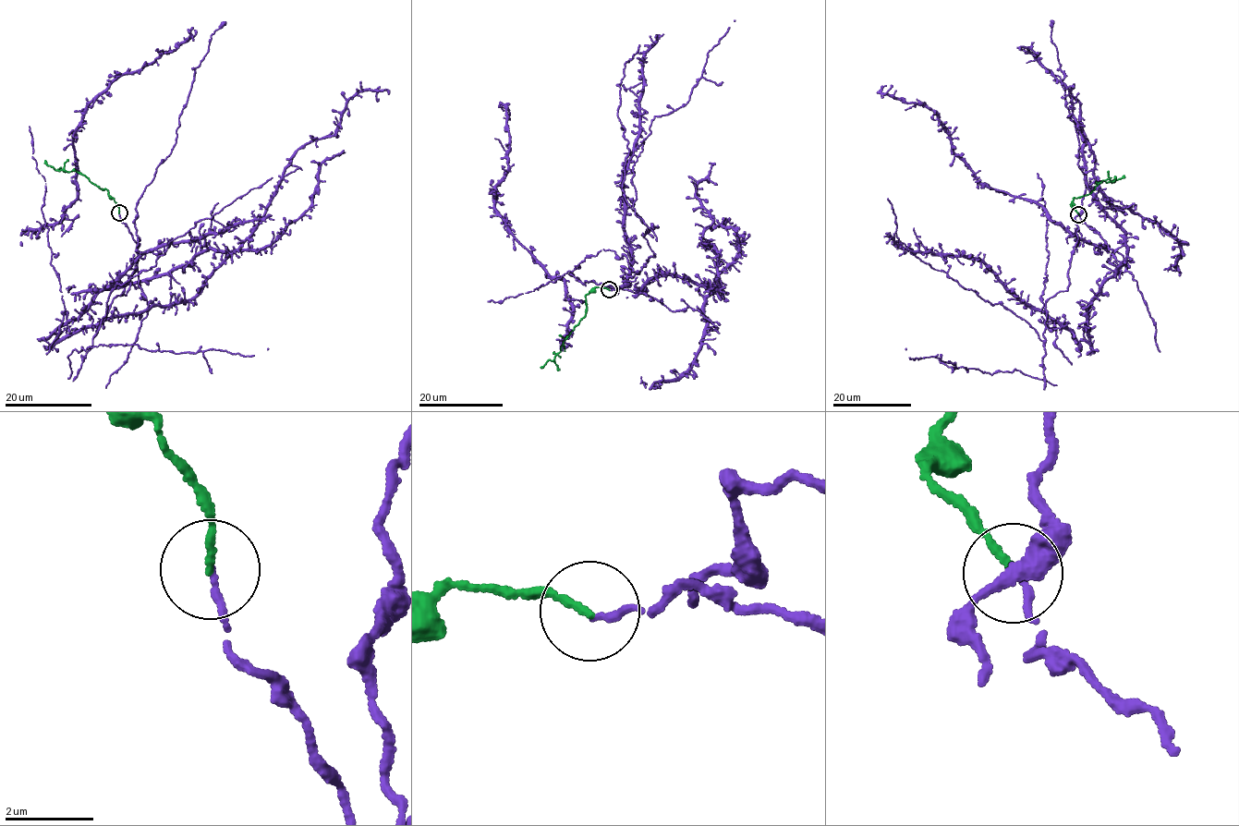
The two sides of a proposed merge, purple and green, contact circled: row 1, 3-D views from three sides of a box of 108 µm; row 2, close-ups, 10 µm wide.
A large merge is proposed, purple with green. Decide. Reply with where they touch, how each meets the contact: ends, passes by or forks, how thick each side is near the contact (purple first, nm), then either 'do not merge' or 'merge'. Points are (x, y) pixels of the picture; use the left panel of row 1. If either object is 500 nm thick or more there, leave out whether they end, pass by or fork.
place (119, 212); purple ends; green ends; calibres 150 and 150 nm; merge

